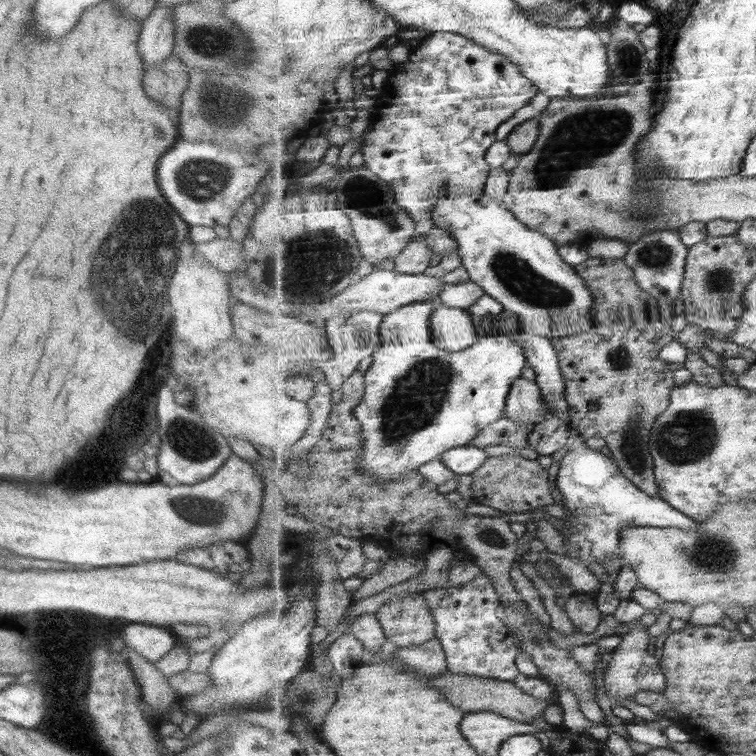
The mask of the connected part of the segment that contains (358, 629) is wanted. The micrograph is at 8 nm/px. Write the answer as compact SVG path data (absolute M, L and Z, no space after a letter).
M373 613L359 615L351 624L349 631L352 632L364 645L369 655L377 656L381 646L385 644L386 634L380 620Z

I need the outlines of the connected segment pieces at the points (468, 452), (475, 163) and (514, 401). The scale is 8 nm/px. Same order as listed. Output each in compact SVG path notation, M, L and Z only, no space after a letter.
M471 444L448 450L441 456L445 466L456 475L472 475L488 458L484 449Z
M451 32L430 34L417 51L410 51L406 62L393 65L389 72L386 88L376 98L372 131L367 133L361 148L364 166L393 187L396 201L406 208L416 223L425 218L432 220L432 210L439 199L485 195L492 170L485 154L493 146L501 124L540 93L537 85L505 56Z
M519 377L506 400L505 415L515 422L539 424L549 418L544 404L542 390L536 379Z

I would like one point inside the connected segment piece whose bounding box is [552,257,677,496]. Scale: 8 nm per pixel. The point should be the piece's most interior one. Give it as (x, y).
(617, 385)

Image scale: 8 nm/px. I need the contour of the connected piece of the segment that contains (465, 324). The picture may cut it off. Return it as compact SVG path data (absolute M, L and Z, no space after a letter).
M441 303L436 307L435 315L431 316L428 329L432 332L434 343L439 348L449 352L467 350L474 344L477 344L481 337L478 323L468 310L449 308L448 305L443 305Z

